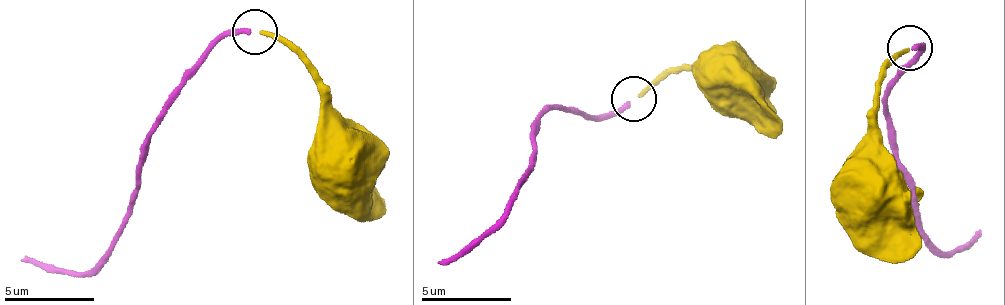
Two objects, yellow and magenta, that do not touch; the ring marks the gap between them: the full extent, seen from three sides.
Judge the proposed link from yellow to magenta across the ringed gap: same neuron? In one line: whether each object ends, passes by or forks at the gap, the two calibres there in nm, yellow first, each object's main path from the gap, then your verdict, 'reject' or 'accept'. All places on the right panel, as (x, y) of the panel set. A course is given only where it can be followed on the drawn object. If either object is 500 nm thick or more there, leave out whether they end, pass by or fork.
yellow ends | magenta ends | 240/240 nm | yellow via (909, 49), (898, 55), (882, 77), (871, 113), (866, 161), (858, 177) | magenta via (913, 47), (919, 45), (916, 64), (897, 77), (885, 102), (920, 235), (944, 253), (978, 233) | accept

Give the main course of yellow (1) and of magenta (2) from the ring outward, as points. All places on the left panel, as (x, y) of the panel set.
1: (260, 32), (280, 35), (300, 56), (319, 90), (320, 139), (330, 154)
2: (251, 31), (228, 33), (201, 60), (163, 116), (110, 255), (80, 274), (22, 261)

